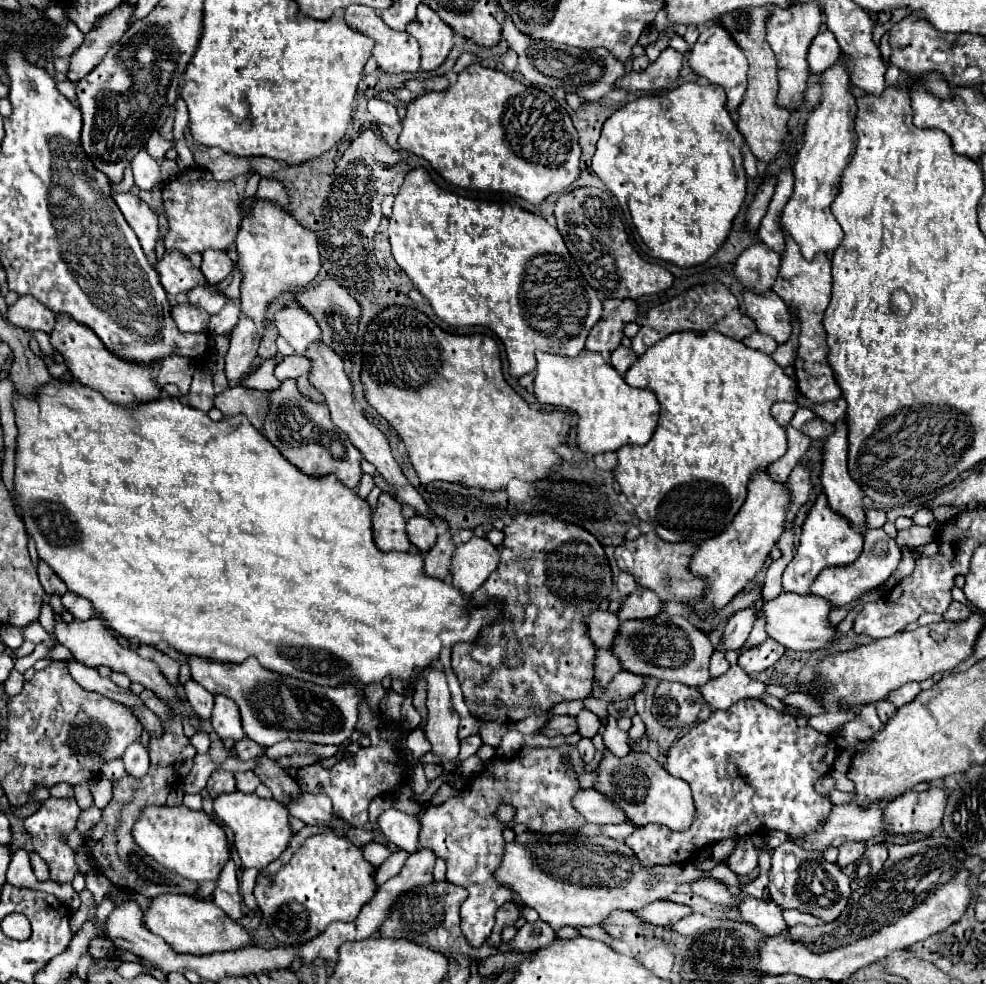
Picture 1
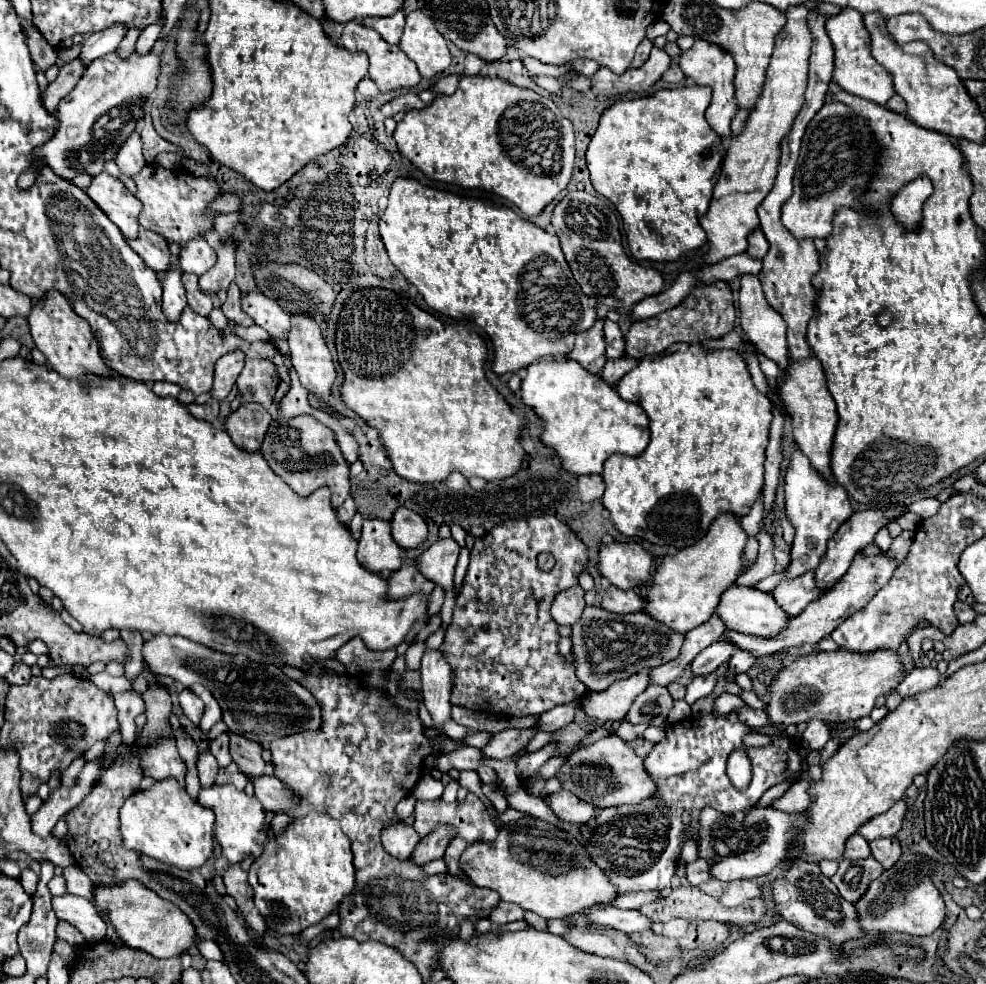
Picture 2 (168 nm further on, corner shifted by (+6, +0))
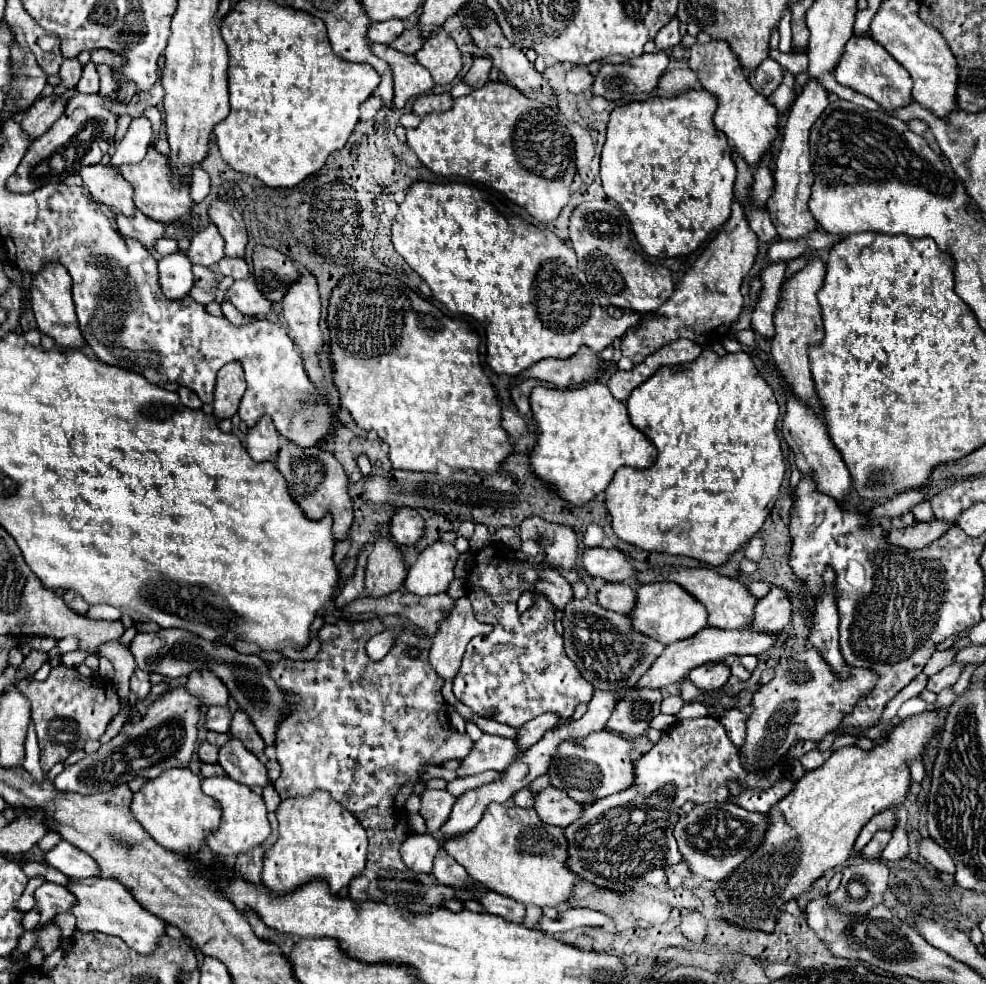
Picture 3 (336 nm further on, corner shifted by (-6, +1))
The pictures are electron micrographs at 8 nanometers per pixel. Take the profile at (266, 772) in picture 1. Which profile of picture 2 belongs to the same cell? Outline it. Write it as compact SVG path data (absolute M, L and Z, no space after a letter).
M230 732L230 754L232 760L238 764L238 768L248 778L258 778L264 774L264 758L262 758L262 746L254 744L252 740L246 740L244 736L234 736Z

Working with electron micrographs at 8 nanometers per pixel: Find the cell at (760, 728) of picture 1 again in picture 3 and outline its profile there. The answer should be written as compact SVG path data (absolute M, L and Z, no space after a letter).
M708 715L702 719L680 721L672 729L664 731L660 741L634 763L634 783L626 791L586 803L582 807L582 815L564 829L564 837L568 841L566 867L570 867L570 871L580 879L618 893L628 891L636 885L666 885L664 869L682 861L674 839L674 821L678 821L678 809L684 801L726 801L730 795L726 781L738 781L746 783L752 789L764 789L770 787L778 777L782 777L780 767L774 767L774 771L768 771L766 775L746 773L740 767L738 747L732 745L732 741L726 737L726 731L718 719Z

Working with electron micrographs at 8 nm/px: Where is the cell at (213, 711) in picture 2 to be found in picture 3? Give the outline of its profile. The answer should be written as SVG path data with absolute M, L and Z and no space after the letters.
M210 669L192 671L188 675L186 689L192 695L198 695L204 705L226 705L228 703L228 689L226 689L226 685Z

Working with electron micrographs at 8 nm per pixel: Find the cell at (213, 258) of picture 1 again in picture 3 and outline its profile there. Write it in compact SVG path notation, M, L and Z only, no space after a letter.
M210 223L204 229L200 229L192 237L188 257L190 257L192 263L204 265L204 267L210 267L210 265L218 263L224 257L224 239L218 233L214 223Z

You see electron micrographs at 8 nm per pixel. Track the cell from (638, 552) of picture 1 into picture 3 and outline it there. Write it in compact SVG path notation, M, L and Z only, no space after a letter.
M584 549L580 557L580 565L584 571L588 571L592 577L604 579L604 581L616 581L616 583L626 583L632 581L636 571L628 563L626 555L618 549Z

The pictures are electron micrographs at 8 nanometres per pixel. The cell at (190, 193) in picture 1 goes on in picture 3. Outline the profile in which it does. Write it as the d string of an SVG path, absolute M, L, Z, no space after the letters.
M152 145L148 147L148 153L140 163L122 165L118 169L120 169L122 177L134 187L134 205L150 219L160 221L160 223L172 223L174 219L190 215L190 209L192 209L190 189L188 187L182 187L182 189L170 187L170 171L166 171L166 155L158 153Z

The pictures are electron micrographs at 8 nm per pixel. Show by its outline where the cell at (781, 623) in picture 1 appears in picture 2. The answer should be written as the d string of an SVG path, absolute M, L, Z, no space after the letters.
M736 584L730 586L722 594L716 612L724 620L726 628L742 632L742 634L750 634L750 636L762 636L762 638L778 636L780 632L784 632L788 628L788 622L792 618L778 606L778 602L774 600L774 596L770 592L762 592L756 588L740 588Z

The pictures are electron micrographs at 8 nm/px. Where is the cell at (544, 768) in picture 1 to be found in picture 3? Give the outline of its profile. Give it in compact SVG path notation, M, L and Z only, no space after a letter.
M426 789L420 795L420 799L422 799L420 815L426 819L428 831L436 833L446 823L456 797L452 797L446 789Z

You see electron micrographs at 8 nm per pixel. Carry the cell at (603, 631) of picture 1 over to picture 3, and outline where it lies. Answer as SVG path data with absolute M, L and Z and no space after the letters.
M544 567L538 575L538 581L534 583L534 591L544 595L556 609L566 607L566 603L572 599L570 583L552 567Z

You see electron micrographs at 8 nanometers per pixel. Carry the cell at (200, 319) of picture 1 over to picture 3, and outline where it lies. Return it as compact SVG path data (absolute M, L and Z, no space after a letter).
M172 253L158 259L158 283L168 299L186 297L194 283L190 259L184 253Z

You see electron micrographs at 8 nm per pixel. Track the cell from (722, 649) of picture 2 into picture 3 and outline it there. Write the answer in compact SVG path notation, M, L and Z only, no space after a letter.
M704 663L688 673L688 679L702 691L712 693L718 691L730 677L730 669L722 667L722 663Z

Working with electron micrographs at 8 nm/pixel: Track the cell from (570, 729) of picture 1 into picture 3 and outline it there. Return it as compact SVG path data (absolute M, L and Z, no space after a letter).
M482 735L470 755L462 759L460 769L456 771L458 777L468 777L468 775L478 775L484 771L504 771L514 759L514 743L512 739L498 737L498 735Z

